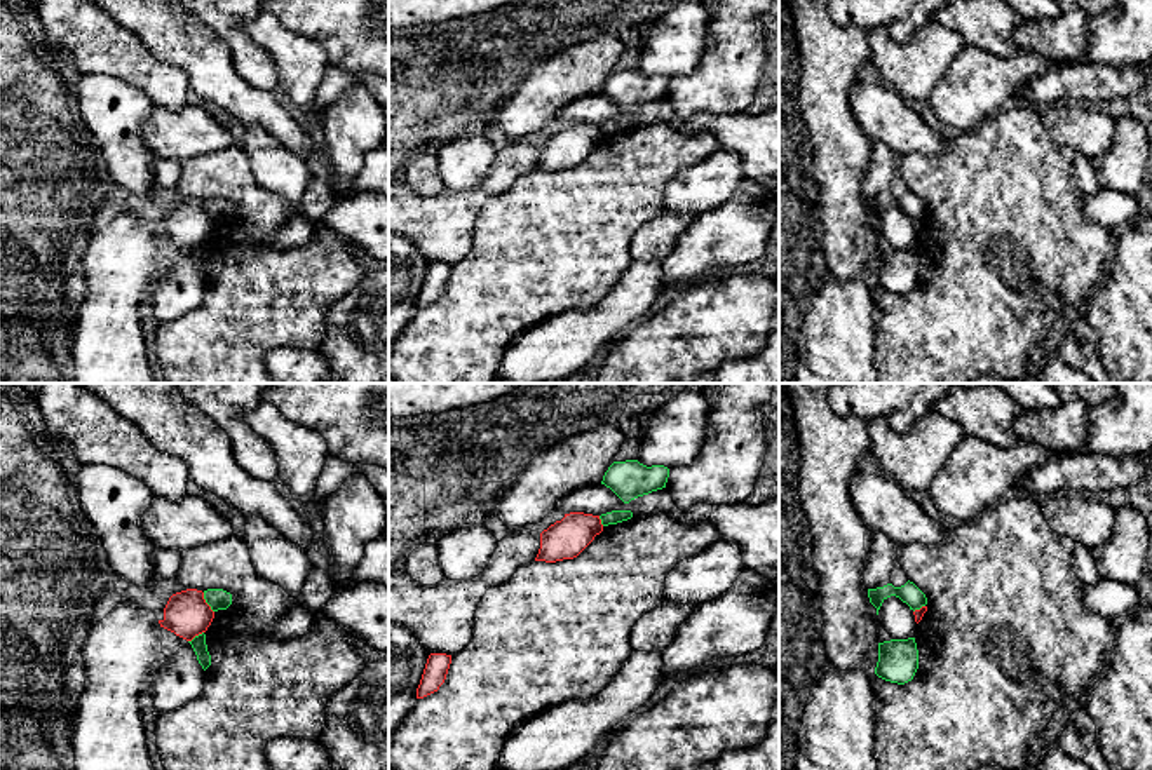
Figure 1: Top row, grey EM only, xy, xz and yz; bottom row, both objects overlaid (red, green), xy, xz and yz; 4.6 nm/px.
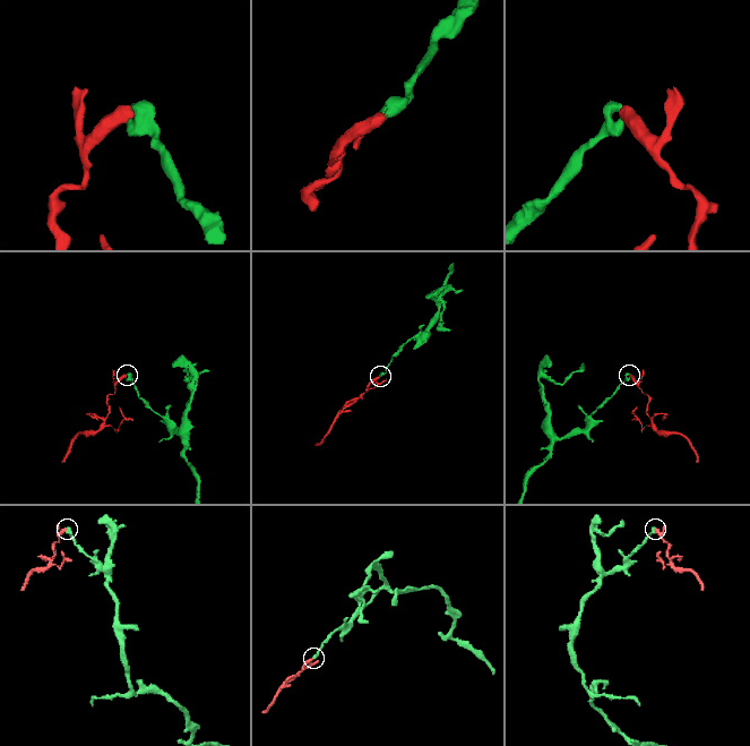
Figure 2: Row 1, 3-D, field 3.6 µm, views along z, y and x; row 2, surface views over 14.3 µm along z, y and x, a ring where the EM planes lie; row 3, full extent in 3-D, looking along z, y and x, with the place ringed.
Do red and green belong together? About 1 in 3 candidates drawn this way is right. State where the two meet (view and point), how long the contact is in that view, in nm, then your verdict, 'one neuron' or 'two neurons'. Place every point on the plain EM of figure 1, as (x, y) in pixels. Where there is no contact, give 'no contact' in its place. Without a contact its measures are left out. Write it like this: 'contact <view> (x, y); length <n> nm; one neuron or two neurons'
contact xy (206, 213); length 110 nm; two neurons

